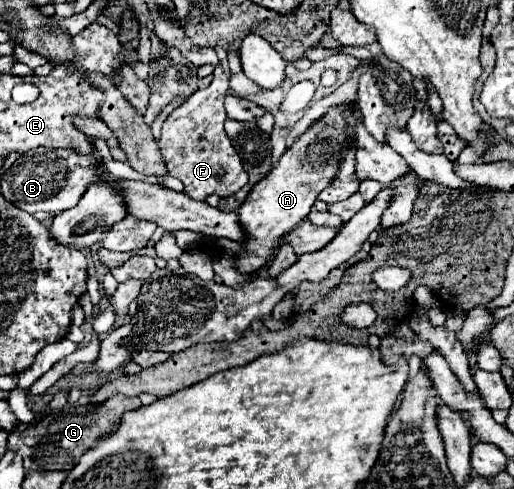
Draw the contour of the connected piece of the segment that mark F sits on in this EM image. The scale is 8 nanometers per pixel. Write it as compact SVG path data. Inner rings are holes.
M221 63L213 73L213 83L205 89L197 89L179 109L175 109L161 127L159 151L169 175L177 177L185 185L185 193L191 199L203 201L207 195L233 195L247 184L247 173L237 151L225 135L223 121L227 119L223 97L229 89L229 77Z

